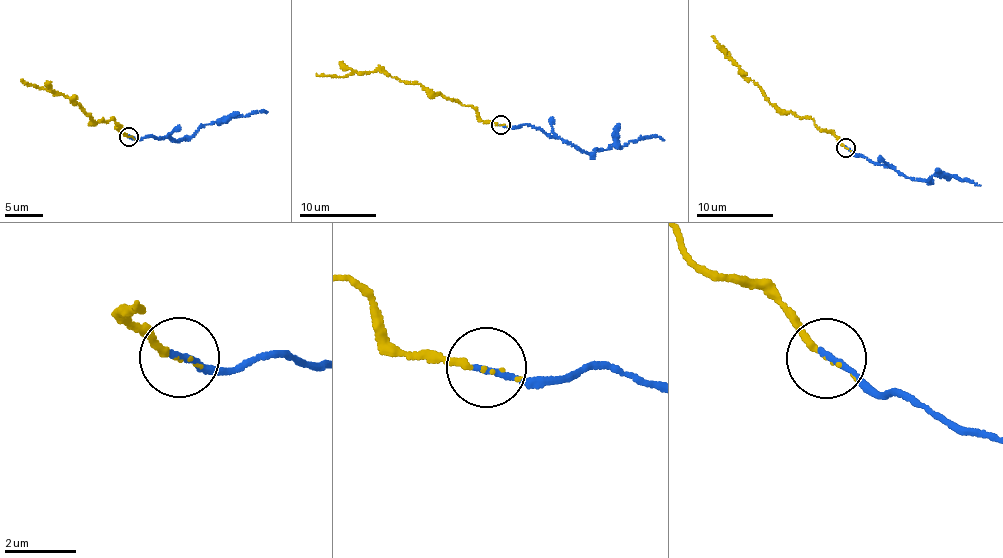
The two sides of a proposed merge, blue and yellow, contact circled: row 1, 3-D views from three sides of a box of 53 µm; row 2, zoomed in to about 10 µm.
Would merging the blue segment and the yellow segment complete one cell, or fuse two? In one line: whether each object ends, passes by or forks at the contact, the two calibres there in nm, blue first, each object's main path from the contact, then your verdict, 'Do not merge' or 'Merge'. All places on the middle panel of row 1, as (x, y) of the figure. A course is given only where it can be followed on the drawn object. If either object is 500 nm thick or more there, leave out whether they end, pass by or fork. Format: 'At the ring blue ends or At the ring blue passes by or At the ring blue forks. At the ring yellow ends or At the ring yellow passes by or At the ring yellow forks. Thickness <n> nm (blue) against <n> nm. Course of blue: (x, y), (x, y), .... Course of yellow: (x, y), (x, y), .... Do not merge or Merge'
At the ring blue ends. At the ring yellow passes by. Thickness 170 nm (blue) against 100 nm. Course of blue: (501, 125), (529, 124), (587, 153), (618, 145), (620, 148), (630, 141), (650, 135), (664, 140). Course of yellow: (501, 125), (486, 123), (477, 111), (377, 70), (343, 77), (316, 74). Merge

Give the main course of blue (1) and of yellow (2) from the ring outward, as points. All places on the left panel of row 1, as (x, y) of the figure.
1: (129, 136), (140, 140), (171, 137), (176, 141), (195, 134), (201, 125), (222, 120), (223, 117), (267, 111)
2: (129, 136), (118, 131), (120, 126), (113, 118), (92, 123), (69, 99), (22, 80)

